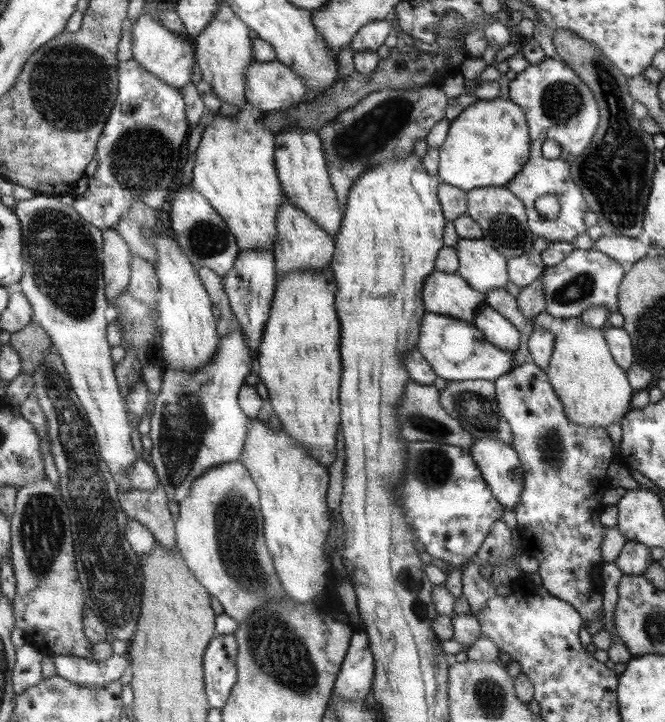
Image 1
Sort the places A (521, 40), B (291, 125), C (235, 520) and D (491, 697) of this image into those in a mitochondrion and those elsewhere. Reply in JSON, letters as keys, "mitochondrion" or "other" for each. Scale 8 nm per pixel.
{"A":"other","B":"other","C":"mitochondrion","D":"mitochondrion"}

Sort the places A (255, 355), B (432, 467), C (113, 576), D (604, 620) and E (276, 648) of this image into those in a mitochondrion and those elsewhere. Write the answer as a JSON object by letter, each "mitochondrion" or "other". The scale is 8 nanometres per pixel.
{"A":"other","B":"mitochondrion","C":"mitochondrion","D":"other","E":"mitochondrion"}

